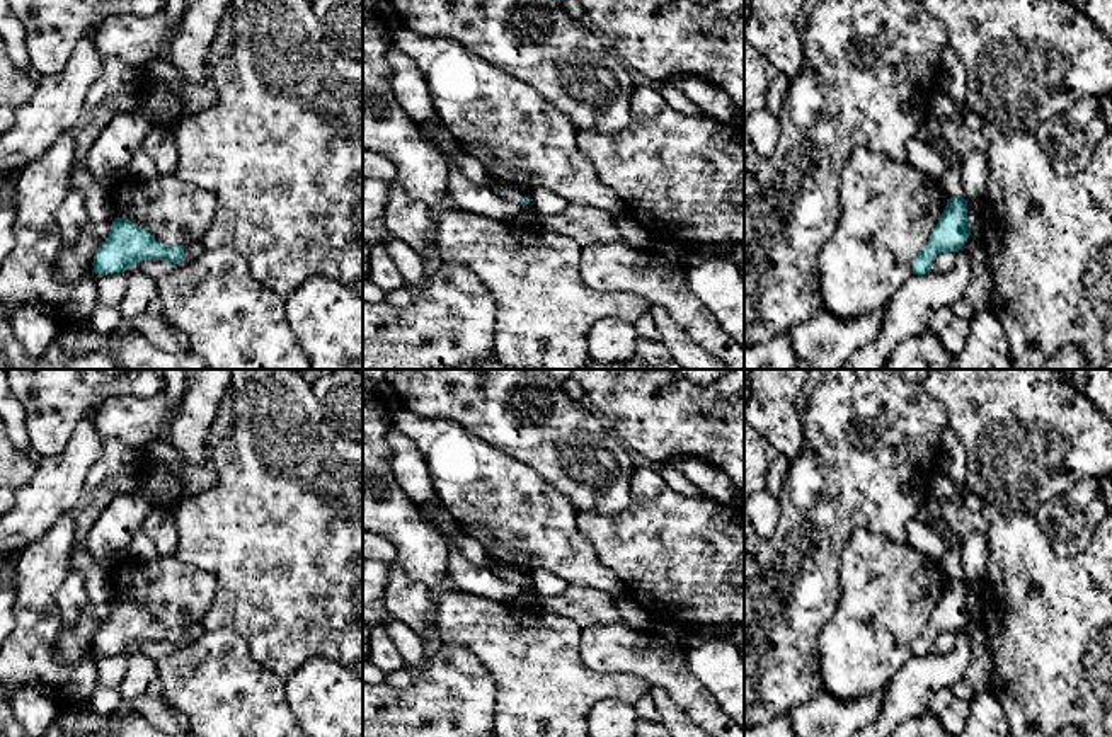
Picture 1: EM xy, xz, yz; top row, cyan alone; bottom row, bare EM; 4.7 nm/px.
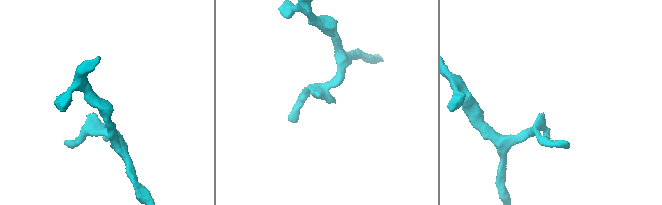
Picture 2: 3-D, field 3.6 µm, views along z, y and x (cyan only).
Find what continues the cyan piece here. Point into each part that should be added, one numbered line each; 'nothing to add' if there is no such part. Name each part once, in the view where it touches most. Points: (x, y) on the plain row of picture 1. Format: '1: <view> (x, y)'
1: xz (513, 576)

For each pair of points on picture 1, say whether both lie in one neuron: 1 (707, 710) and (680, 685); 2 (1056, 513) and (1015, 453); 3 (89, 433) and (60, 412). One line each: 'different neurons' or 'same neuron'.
1: same neuron
2: different neurons
3: different neurons

